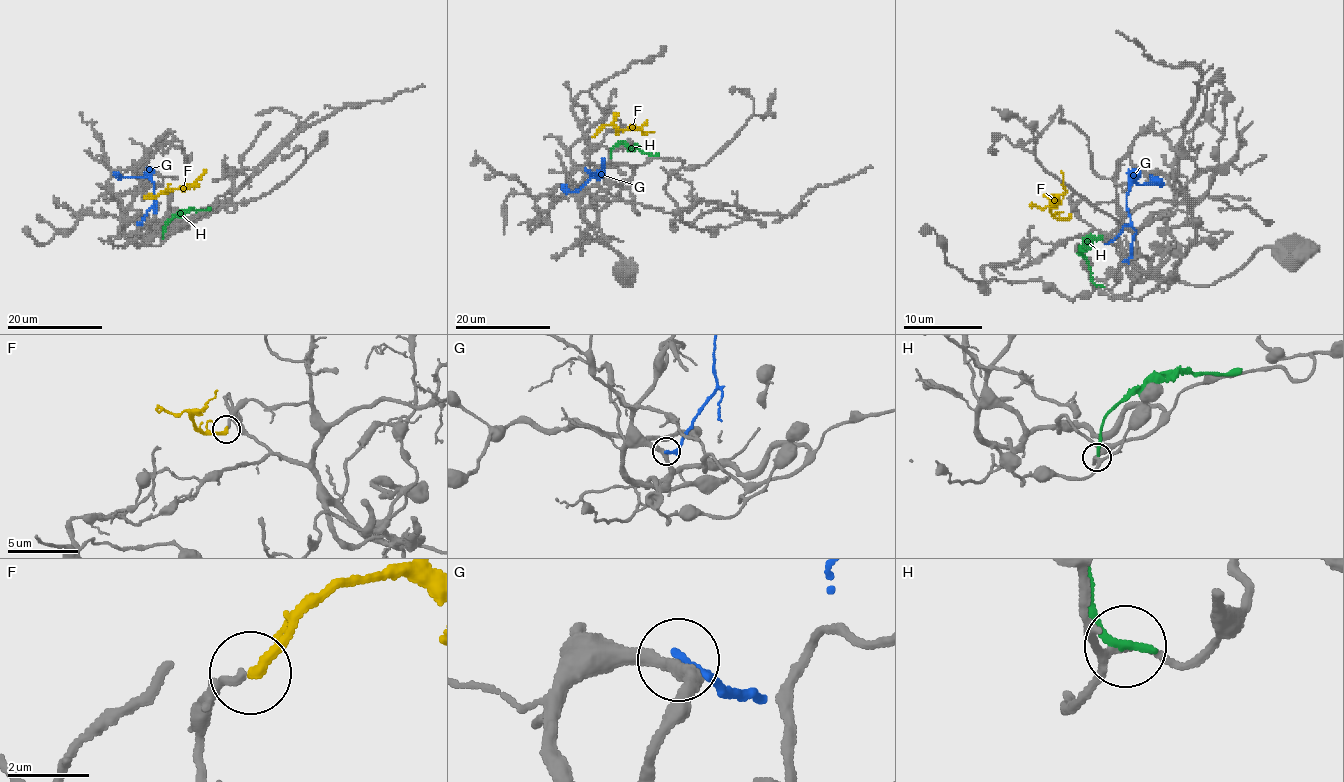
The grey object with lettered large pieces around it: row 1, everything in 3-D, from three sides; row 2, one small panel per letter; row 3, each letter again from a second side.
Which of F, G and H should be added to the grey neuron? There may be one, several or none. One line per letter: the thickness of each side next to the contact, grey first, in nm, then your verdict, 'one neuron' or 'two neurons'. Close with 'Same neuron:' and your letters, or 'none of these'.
F: calibres 200 and 280 nm; one neuron
G: calibres 320 and 240 nm; two neurons
H: calibres 180 and 240 nm; two neurons
Same neuron: F

